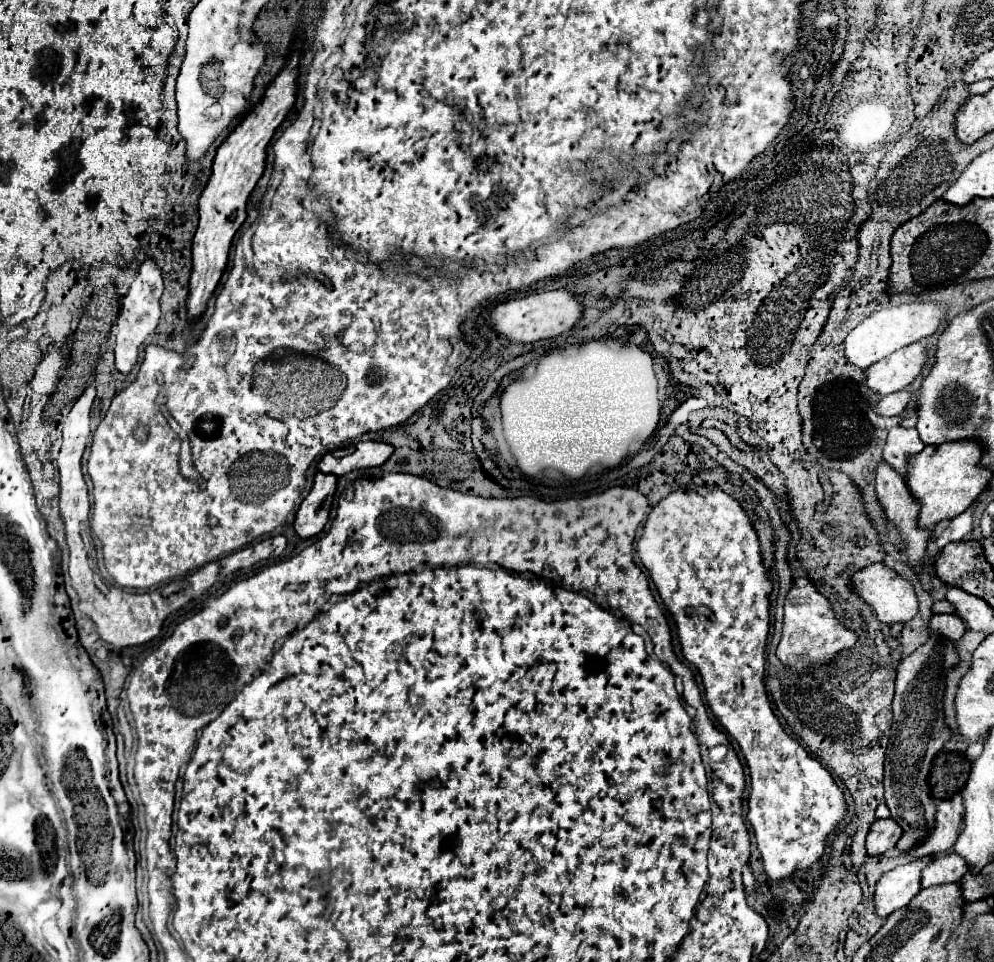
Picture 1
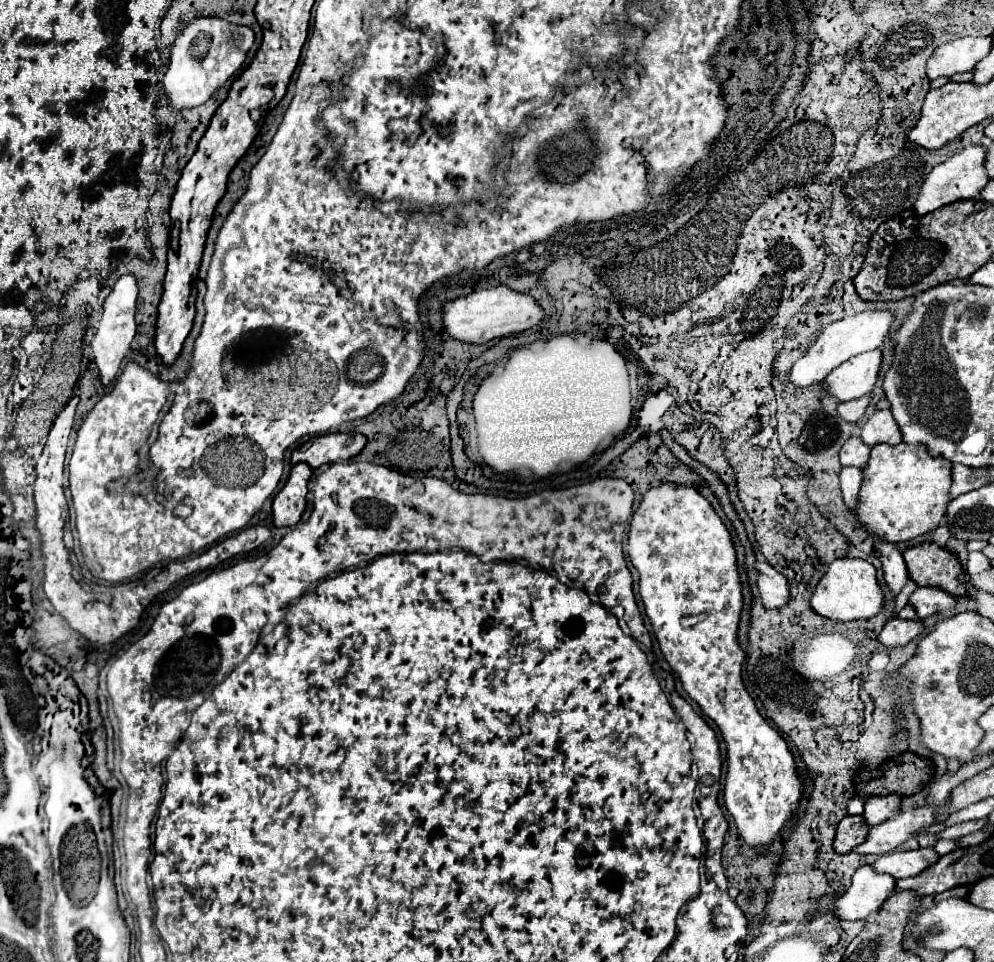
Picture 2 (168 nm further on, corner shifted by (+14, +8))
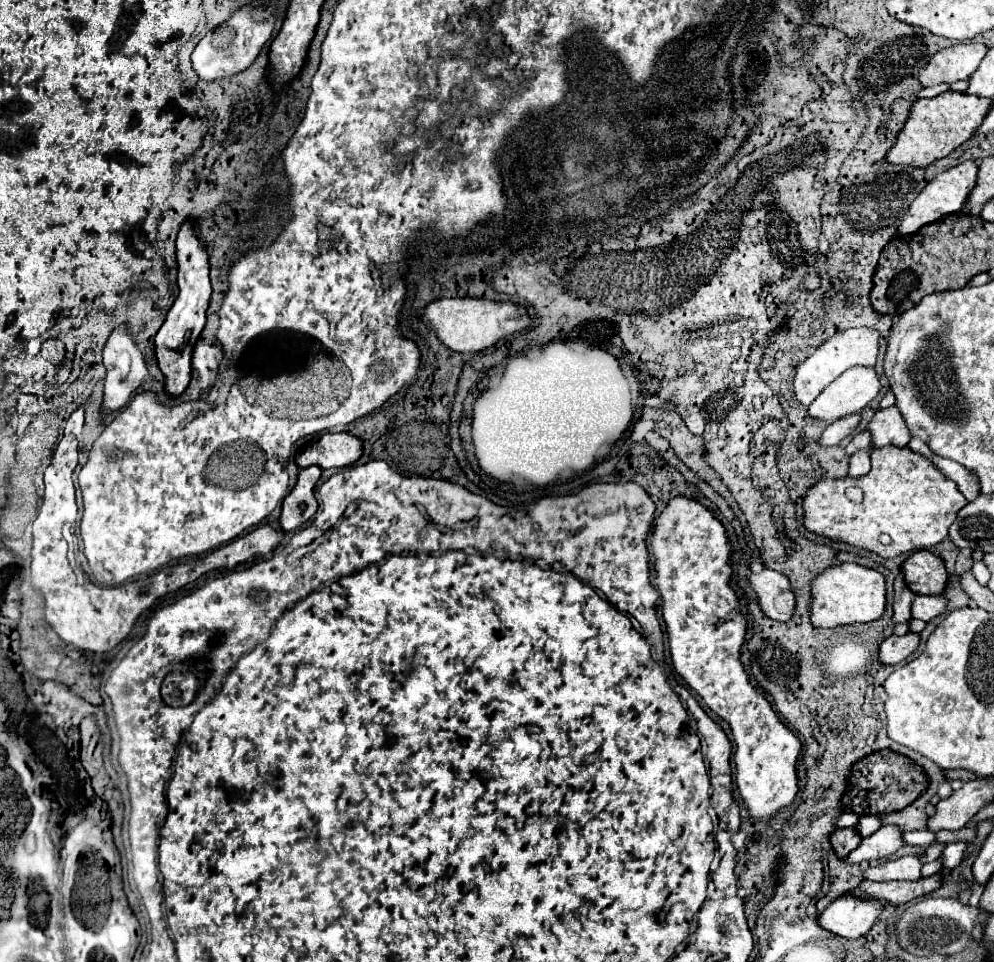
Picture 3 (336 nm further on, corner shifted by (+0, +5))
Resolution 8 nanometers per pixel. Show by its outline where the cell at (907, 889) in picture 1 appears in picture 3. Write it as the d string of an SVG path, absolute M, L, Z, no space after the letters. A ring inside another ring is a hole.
M847 894L835 900L819 916L819 924L843 938L859 938L873 928L885 906L887 902L875 898L857 898L853 894Z

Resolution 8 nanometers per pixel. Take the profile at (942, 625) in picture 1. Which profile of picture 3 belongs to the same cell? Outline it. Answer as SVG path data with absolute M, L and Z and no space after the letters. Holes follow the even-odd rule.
M907 632L905 636L893 634L881 644L879 660L883 664L897 664L897 662L909 658L917 646L919 646L919 634L915 634L915 632Z

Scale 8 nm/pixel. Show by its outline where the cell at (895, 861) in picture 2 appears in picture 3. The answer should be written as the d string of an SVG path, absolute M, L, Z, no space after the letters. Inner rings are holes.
M903 856L885 860L879 866L865 870L867 880L887 882L887 880L917 880L921 876L921 856Z

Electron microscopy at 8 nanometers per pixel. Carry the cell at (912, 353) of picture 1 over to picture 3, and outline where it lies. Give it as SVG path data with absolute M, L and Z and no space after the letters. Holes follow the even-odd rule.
M853 366L815 398L809 406L809 414L831 424L837 418L861 412L875 400L879 390L881 384L873 366Z

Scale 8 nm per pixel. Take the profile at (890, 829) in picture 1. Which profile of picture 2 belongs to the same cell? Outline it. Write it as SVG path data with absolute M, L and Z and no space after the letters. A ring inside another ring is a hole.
M861 815L843 817L841 823L837 825L833 849L837 853L849 853L853 847L857 847L859 843L865 841L867 831L869 831L869 827L867 827L867 823L863 821Z

